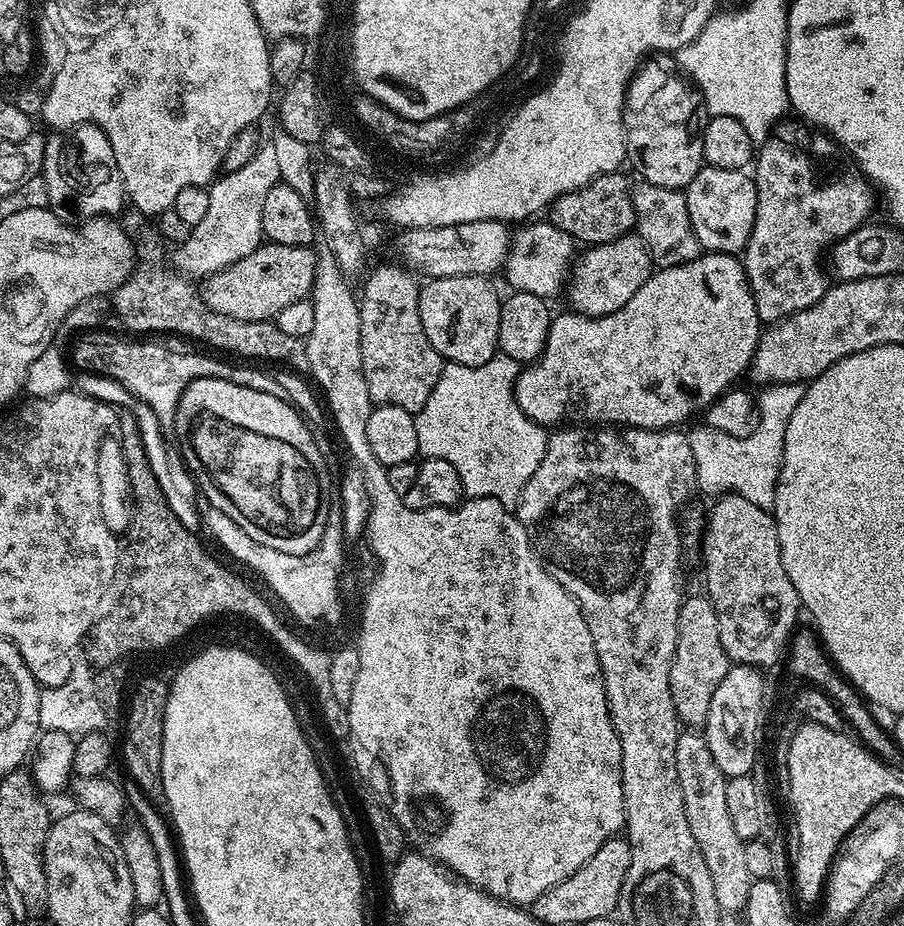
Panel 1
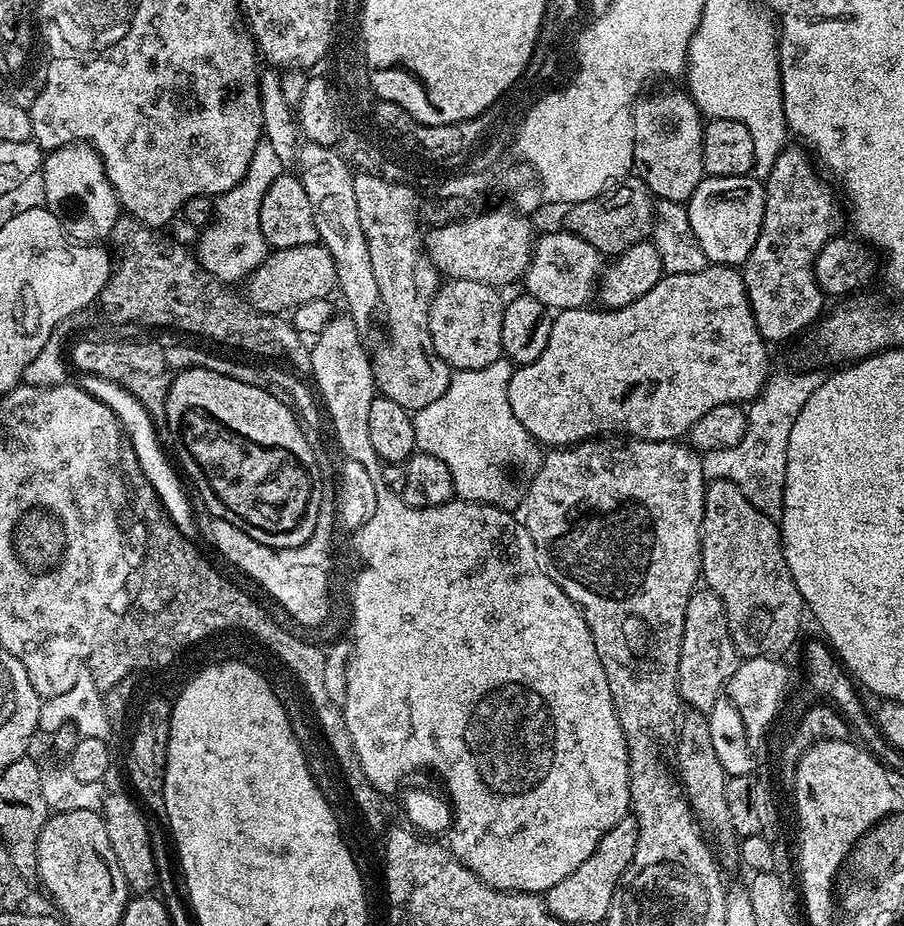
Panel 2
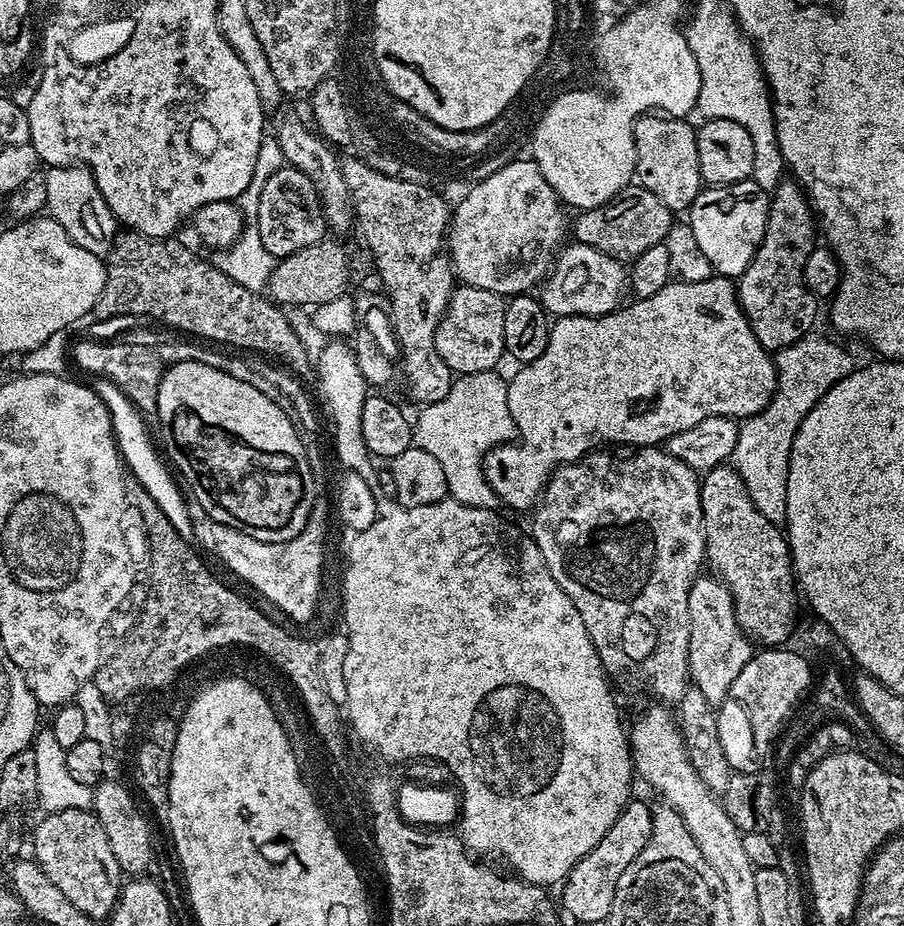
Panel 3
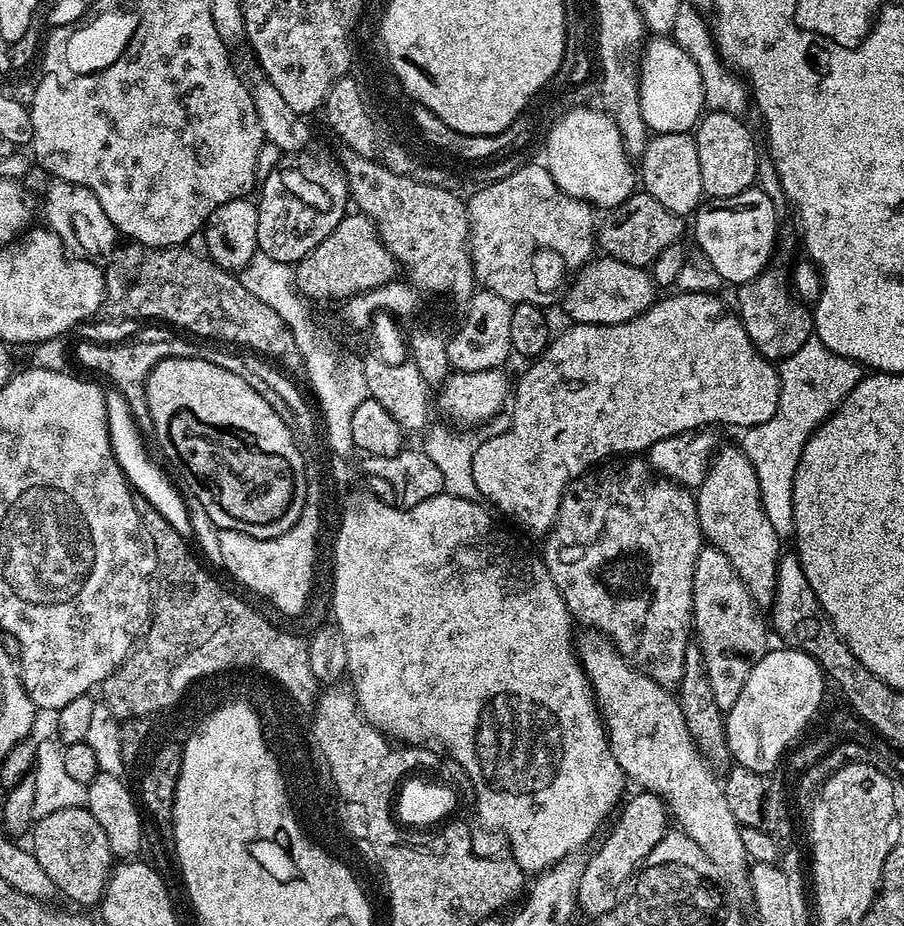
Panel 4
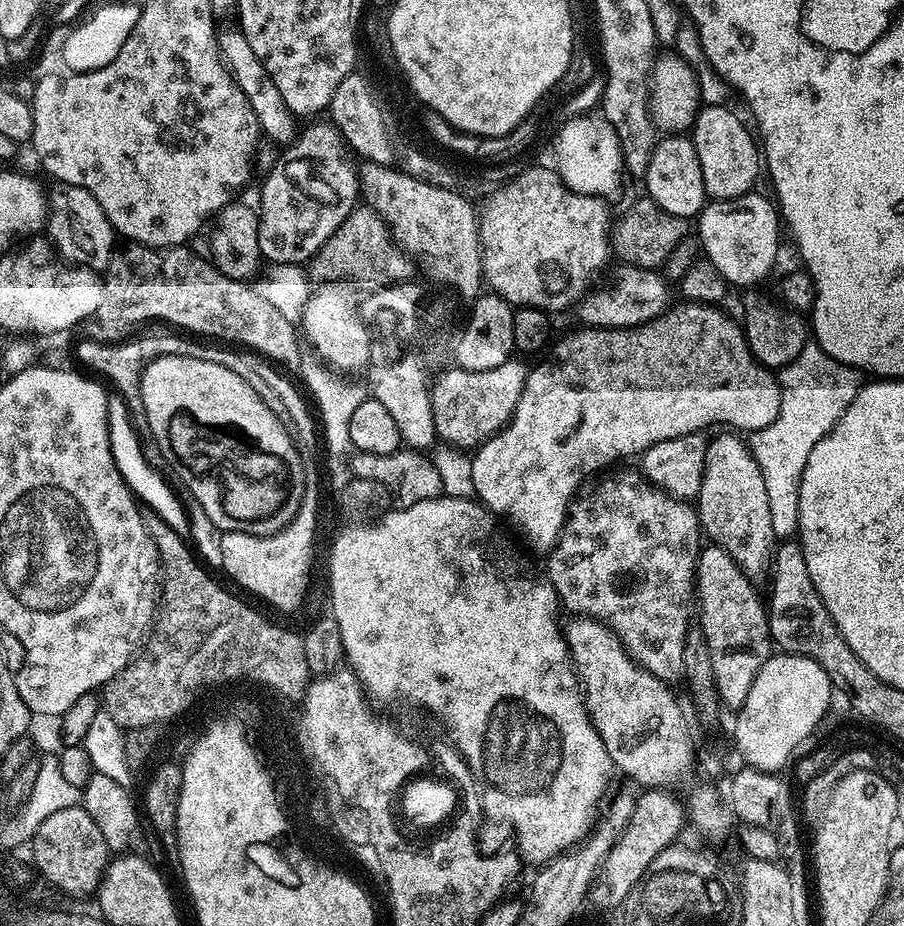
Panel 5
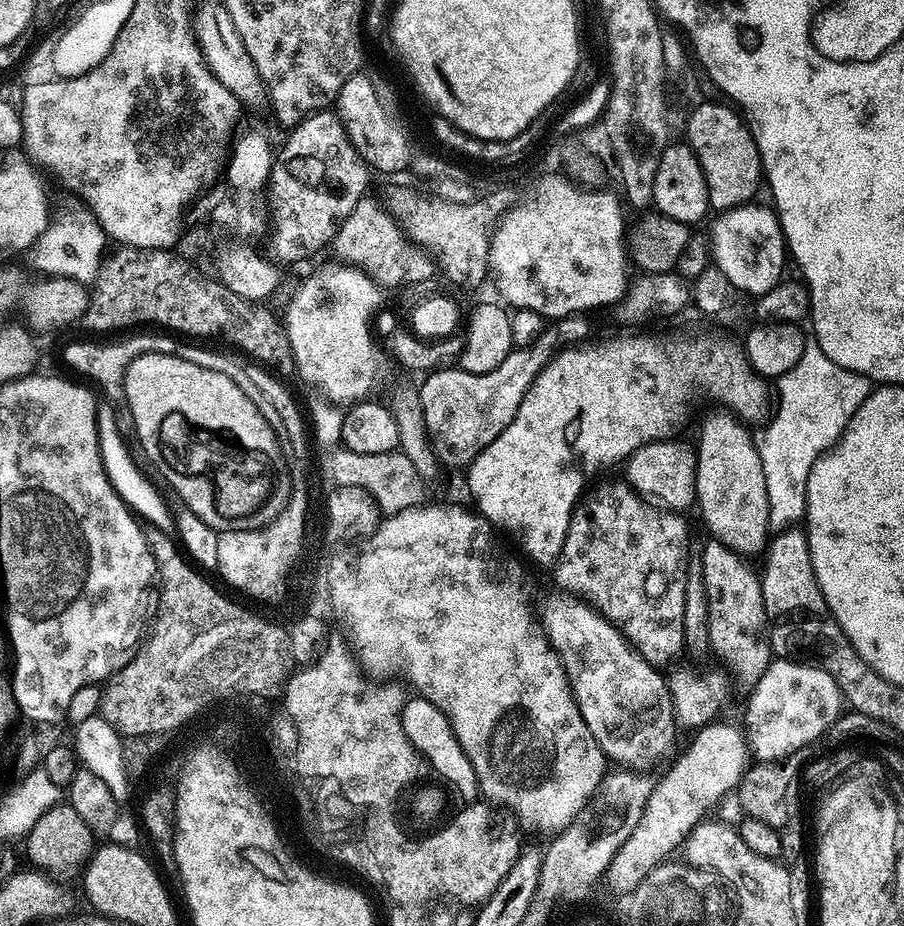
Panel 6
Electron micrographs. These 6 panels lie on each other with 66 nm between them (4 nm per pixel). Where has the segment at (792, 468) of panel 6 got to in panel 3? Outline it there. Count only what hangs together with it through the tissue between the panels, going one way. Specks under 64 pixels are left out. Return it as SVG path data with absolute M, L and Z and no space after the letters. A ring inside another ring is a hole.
M813 330L807 336L803 336L798 342L781 348L775 353L774 363L776 365L776 393L772 395L772 401L761 410L757 416L750 416L739 425L737 434L737 445L734 446L730 459L731 467L742 478L754 506L770 522L777 526L786 525L786 478L788 477L788 463L790 462L790 450L794 446L794 436L800 423L810 410L823 398L830 386L846 378L854 371L852 356L840 344L819 336L819 331Z

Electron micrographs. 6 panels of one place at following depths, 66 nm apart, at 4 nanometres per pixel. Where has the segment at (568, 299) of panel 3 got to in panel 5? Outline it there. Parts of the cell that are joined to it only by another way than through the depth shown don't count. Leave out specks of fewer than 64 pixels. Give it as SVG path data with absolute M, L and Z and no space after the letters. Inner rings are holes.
M624 266L621 269L616 276L616 285L609 292L593 291L579 301L581 325L589 328L637 328L638 325L650 322L655 316L661 316L668 311L670 284L659 271L631 266Z

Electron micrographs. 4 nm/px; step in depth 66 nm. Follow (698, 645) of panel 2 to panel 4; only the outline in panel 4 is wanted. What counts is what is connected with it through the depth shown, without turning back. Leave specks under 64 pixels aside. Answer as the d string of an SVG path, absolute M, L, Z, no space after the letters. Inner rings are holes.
M711 546L701 547L698 554L698 562L694 566L694 590L692 591L692 622L694 625L694 640L700 645L702 654L704 655L704 665L706 666L706 674L710 678L710 690L714 690L714 702L718 702L720 709L725 714L734 706L734 702L738 702L738 698L742 694L742 690L746 686L746 682L750 678L750 670L754 670L754 666L758 661L770 651L770 643L768 644L768 632L770 636L770 628L764 625L761 609L757 608L756 603L750 598L750 590L746 590L746 586L738 578L738 574L734 570L734 566L730 566L730 560L722 554L722 550Z

